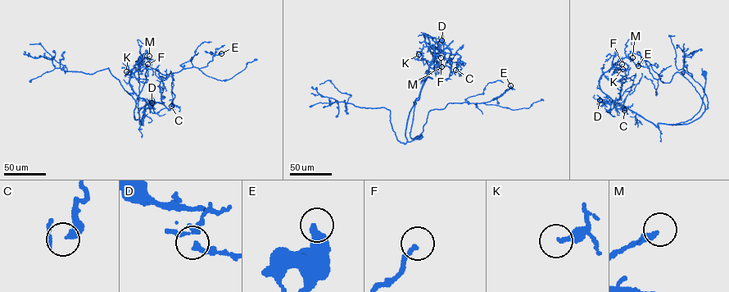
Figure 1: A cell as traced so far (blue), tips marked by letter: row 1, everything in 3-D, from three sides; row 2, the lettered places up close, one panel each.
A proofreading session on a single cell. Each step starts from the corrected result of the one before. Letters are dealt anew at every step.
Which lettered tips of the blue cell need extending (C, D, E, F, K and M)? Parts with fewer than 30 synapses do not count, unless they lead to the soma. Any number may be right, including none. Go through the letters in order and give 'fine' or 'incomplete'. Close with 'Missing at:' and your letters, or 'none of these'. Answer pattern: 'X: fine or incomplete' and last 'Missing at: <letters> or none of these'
C: fine
D: fine
E: fine
F: fine
K: fine
M: fine
Missing at: none of these

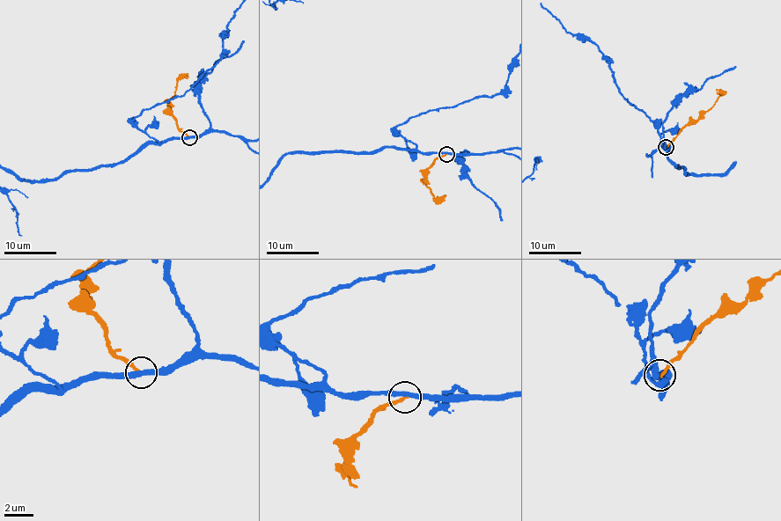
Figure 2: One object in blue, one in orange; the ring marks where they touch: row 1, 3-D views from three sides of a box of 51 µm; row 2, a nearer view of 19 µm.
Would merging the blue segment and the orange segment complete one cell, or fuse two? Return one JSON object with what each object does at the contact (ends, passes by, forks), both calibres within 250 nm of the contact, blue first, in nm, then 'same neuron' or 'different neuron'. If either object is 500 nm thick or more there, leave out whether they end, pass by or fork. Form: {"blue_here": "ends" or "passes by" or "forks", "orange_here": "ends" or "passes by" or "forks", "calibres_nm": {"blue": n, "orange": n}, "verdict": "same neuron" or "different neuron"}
{"blue_here": "passes by", "orange_here": "ends", "calibres_nm": {"blue": 360, "orange": 240}, "verdict": "different neuron"}

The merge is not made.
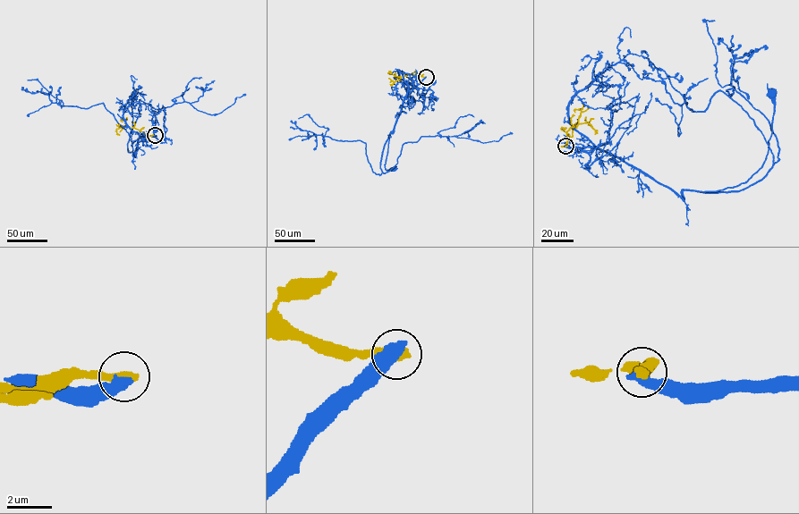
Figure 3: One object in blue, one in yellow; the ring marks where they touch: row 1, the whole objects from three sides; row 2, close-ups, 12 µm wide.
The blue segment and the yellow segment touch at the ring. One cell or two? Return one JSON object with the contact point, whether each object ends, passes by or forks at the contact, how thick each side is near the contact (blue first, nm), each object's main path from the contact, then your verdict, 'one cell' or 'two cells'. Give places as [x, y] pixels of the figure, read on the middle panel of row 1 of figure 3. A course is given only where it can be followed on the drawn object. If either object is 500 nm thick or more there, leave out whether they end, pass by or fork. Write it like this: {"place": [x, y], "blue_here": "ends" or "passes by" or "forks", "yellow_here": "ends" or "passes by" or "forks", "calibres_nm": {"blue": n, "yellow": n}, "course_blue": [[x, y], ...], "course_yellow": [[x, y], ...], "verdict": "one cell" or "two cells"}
{"place": [426, 77], "calibres_nm": {"blue": 600, "yellow": 440}, "course_blue": [[426, 77], [407, 94], [394, 130], [389, 134], [384, 164], [387, 171], [392, 169]], "course_yellow": [[426, 77], [411, 74], [397, 77], [388, 71]], "verdict": "two cells"}

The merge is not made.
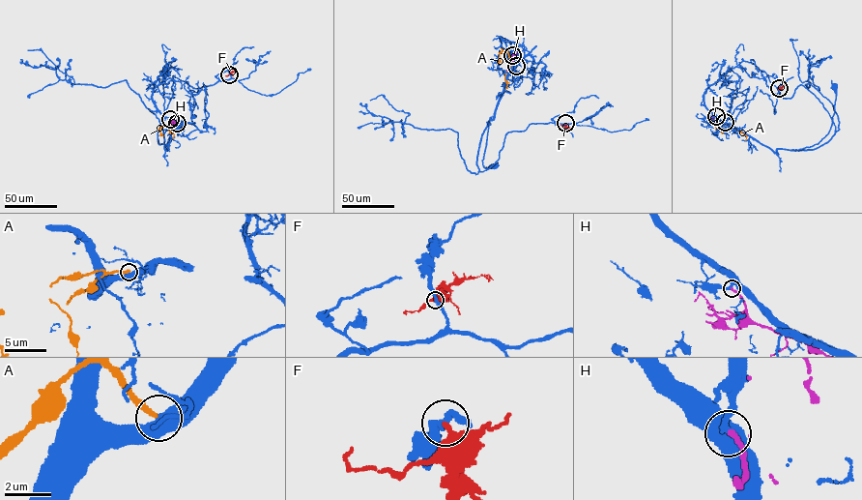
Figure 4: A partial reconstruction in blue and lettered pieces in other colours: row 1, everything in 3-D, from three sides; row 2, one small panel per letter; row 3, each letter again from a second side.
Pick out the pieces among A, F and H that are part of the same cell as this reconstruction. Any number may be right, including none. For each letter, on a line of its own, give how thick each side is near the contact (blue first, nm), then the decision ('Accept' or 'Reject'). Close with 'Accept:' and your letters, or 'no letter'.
A: Thickness 500 nm (blue) against 240 nm. Reject
F: Thickness 280 nm (blue) against 320 nm. Reject
H: Thickness 320 nm (blue) against 200 nm. Reject
Accept: no letter

